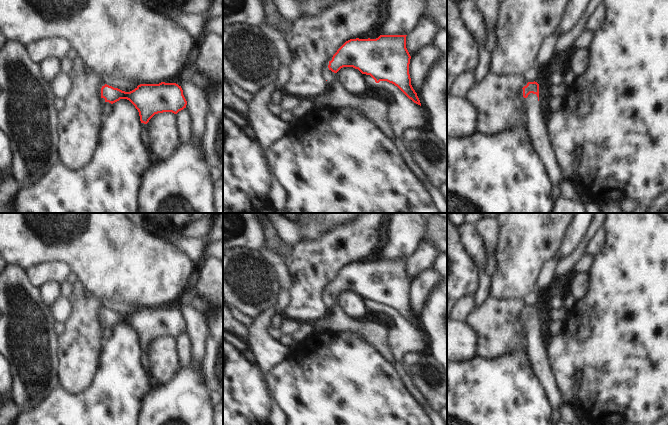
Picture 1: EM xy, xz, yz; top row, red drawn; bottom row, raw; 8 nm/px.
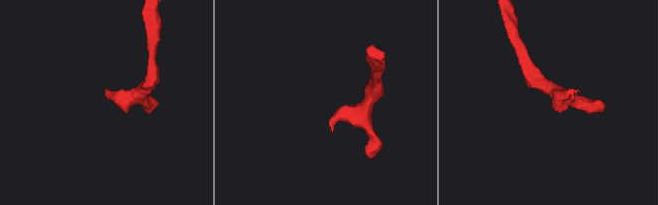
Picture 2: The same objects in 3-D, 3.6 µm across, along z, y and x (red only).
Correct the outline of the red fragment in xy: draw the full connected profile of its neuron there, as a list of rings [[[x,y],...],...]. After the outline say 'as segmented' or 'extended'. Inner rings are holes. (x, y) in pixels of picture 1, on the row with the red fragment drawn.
[[[176,83],[140,84],[130,92],[105,84],[101,88],[101,99],[111,104],[120,99],[129,100],[139,112],[145,134],[145,145],[149,146],[149,132],[146,124],[158,113],[177,114],[186,108],[187,101],[181,86]]] | extended

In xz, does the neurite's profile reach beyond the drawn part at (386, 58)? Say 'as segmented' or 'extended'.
extended

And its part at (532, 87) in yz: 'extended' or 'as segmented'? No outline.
extended

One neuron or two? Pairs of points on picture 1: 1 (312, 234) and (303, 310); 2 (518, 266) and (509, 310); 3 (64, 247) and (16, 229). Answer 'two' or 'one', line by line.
1: two
2: two
3: one

